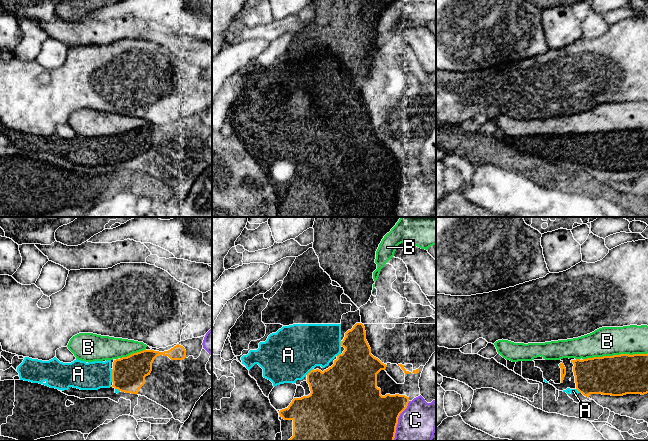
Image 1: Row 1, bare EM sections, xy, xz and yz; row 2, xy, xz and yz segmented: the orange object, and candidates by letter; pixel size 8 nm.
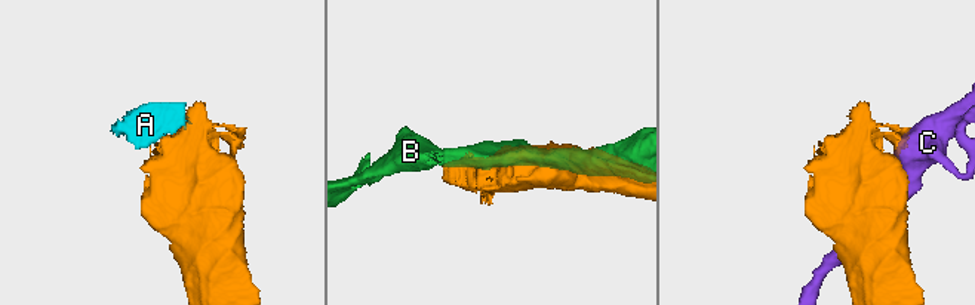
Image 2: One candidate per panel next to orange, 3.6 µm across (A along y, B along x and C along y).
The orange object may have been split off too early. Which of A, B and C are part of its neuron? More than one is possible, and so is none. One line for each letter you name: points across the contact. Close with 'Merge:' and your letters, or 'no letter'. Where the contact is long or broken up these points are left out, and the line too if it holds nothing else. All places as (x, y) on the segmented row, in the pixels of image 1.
A: Path across: xy (128, 374), (112, 375), (94, 375)
Merge: A

